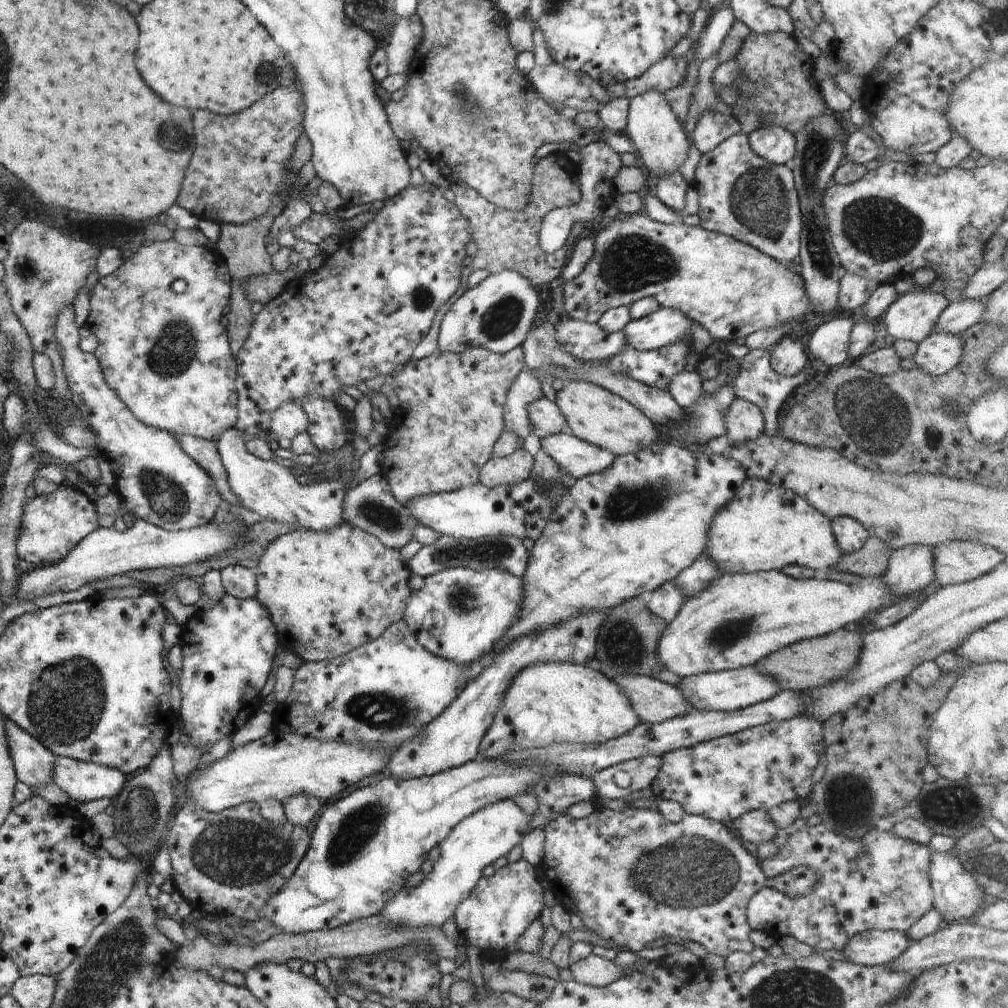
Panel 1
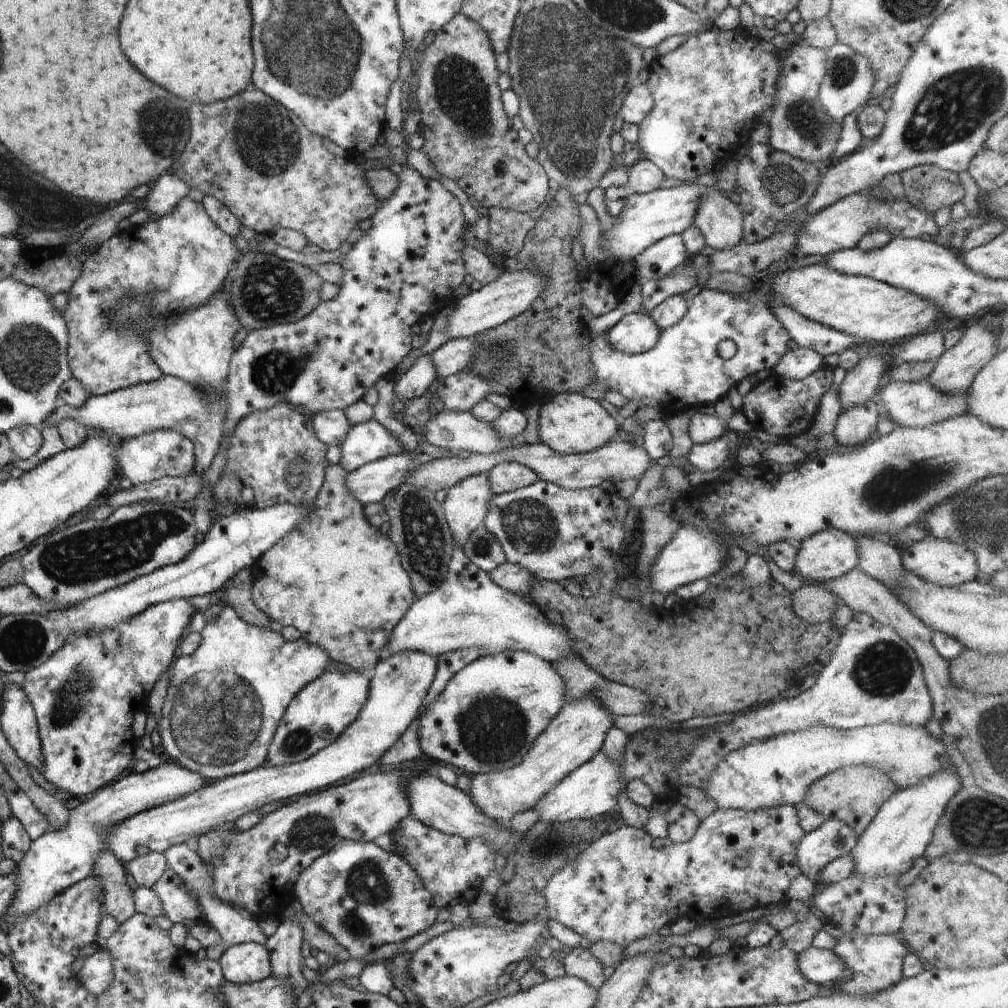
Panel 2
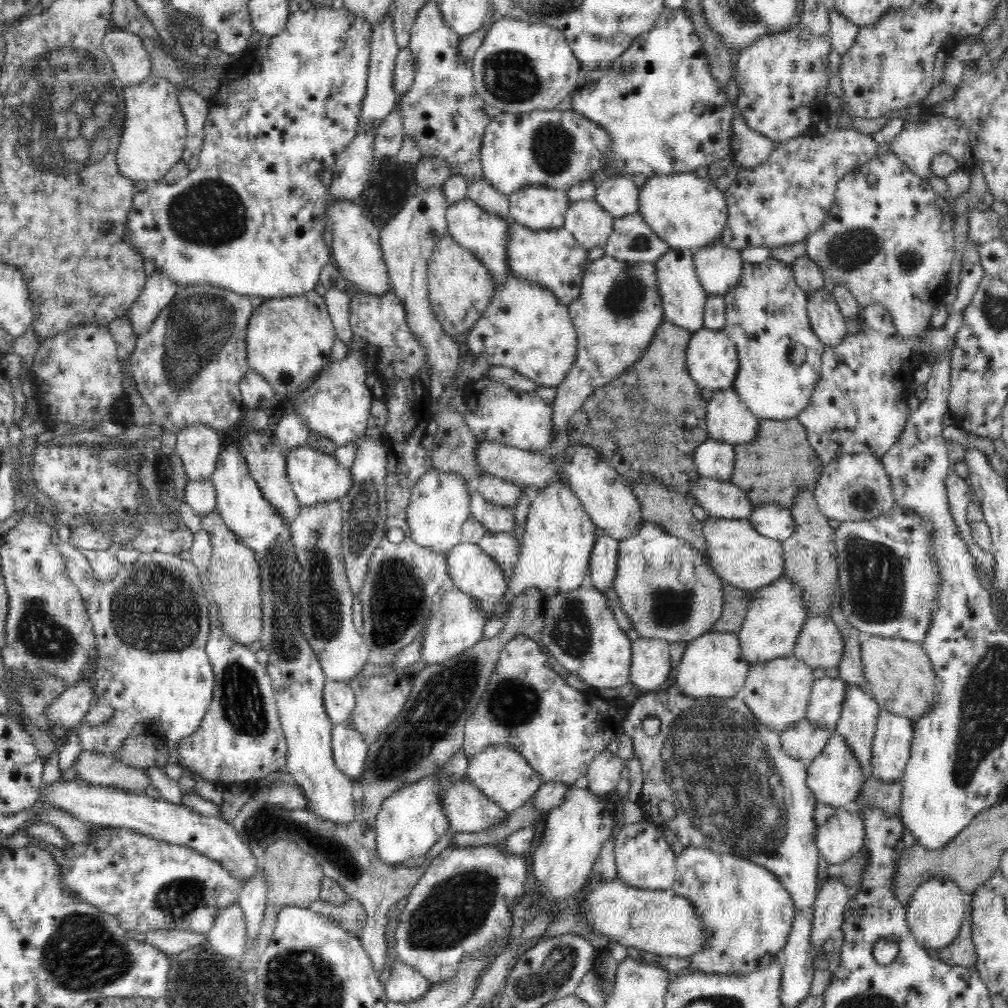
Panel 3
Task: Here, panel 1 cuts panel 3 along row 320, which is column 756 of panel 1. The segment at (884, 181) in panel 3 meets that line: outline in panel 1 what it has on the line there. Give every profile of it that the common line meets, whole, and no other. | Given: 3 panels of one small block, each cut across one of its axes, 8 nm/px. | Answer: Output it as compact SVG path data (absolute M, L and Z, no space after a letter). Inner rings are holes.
M824 822L816 826L807 824L799 830L791 829L790 836L784 846L778 848L774 858L766 859L760 864L762 871L769 878L776 878L782 872L792 868L810 868L816 872L818 883L808 896L788 896L771 887L762 888L752 896L746 908L746 922L752 931L761 931L777 938L794 936L801 943L811 946L816 954L822 955L825 950L844 952L844 946L854 936L866 931L897 931L907 933L908 928L920 920L928 910L933 908L933 894L930 884L930 852L927 845L898 836L894 830L877 825L864 834L863 838L852 840L824 826Z

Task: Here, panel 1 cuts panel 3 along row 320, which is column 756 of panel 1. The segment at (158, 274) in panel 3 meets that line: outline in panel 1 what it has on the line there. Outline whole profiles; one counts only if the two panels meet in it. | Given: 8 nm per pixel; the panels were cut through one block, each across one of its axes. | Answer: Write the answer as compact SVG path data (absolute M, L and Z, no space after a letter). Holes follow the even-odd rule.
M761 126L746 138L752 152L770 164L785 165L795 156L795 136L784 128Z

